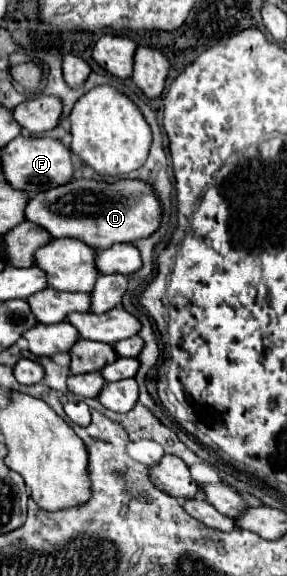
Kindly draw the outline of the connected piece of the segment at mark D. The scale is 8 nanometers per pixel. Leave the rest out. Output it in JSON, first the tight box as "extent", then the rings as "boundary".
{"extent":[25,180,161,250],"boundary":[[[71,180],[59,188],[51,188],[47,192],[39,192],[39,196],[31,198],[25,208],[25,218],[41,228],[45,228],[53,238],[77,238],[95,250],[111,248],[117,242],[133,242],[137,238],[145,238],[159,228],[161,222],[161,204],[151,192],[151,186],[143,180],[115,180],[115,182],[99,182],[99,180]]]}

